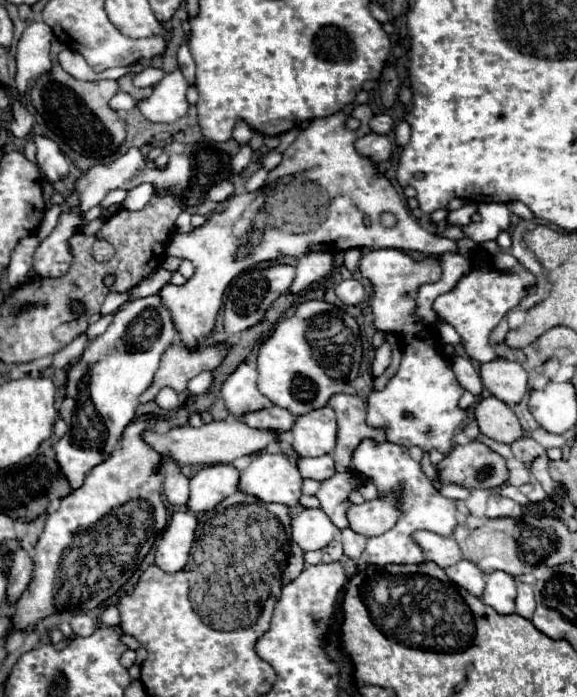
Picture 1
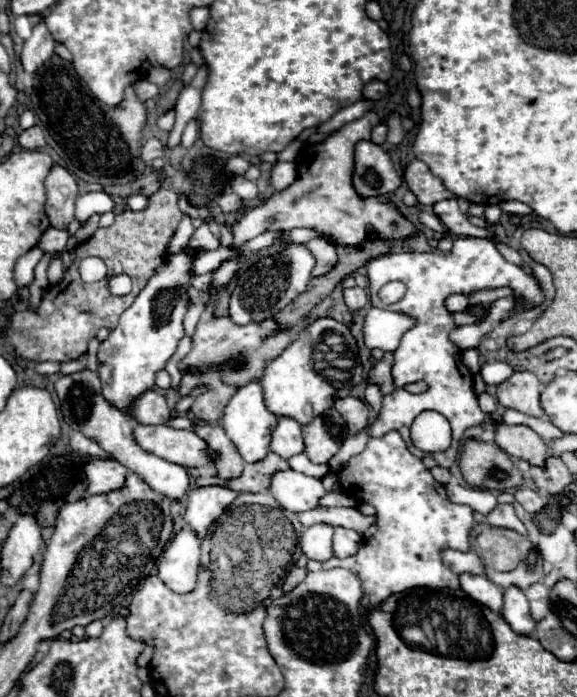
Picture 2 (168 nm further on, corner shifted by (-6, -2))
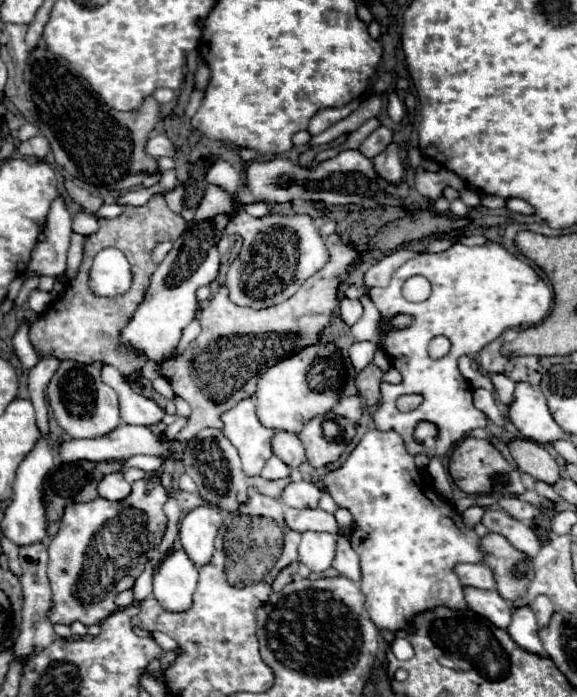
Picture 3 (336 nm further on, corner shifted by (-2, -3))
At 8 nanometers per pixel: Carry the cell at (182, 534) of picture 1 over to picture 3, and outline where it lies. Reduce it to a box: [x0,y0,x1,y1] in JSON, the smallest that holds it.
[153,549,197,611]

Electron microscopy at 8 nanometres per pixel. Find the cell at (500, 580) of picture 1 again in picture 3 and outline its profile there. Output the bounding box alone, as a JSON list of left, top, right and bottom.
[507,607,545,655]

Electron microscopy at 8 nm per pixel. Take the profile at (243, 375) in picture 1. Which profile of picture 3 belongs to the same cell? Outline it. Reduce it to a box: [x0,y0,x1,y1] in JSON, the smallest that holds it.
[221,399,275,475]

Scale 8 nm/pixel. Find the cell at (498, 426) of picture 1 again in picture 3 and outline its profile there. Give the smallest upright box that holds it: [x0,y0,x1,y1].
[507,439,559,485]

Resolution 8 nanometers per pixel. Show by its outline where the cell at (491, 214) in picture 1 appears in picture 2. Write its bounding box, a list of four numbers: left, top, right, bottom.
[367,238,545,468]

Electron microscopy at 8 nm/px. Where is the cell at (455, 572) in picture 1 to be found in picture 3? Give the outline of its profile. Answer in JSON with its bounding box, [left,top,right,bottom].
[465,587,511,629]

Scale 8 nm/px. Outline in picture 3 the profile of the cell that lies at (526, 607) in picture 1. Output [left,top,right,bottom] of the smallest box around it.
[529,595,553,627]

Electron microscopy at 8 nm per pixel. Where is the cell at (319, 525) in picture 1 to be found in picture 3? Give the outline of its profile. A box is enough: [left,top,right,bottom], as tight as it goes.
[299,531,337,573]

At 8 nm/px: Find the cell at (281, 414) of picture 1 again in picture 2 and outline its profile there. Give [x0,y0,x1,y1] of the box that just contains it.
[271,418,303,458]

